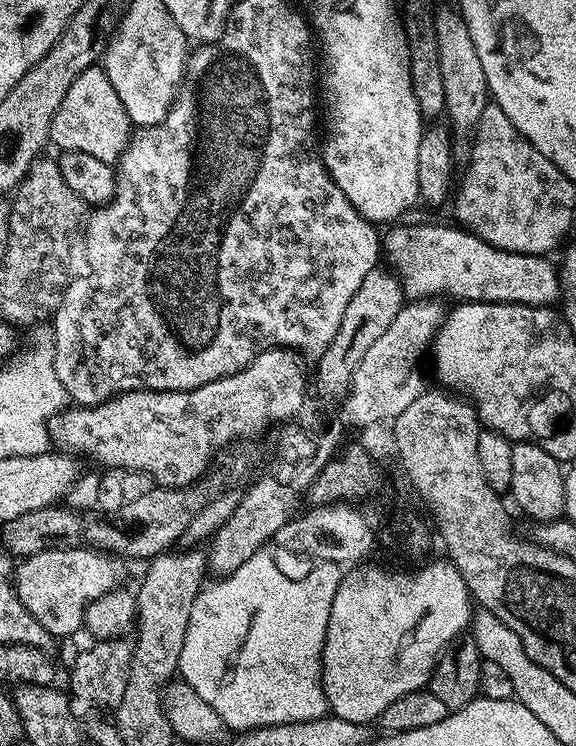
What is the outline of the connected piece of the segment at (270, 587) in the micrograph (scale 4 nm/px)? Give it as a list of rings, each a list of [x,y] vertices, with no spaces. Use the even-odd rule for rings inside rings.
[[[257,554],[246,558],[246,562],[242,562],[242,566],[238,566],[238,570],[212,582],[216,584],[210,585],[211,583],[209,583],[198,594],[198,598],[190,610],[190,626],[186,630],[186,642],[182,646],[179,679],[185,680],[198,693],[198,698],[202,698],[202,702],[212,706],[217,712],[218,718],[225,720],[227,727],[232,730],[251,730],[275,724],[310,722],[322,718],[329,711],[328,699],[322,686],[322,650],[326,642],[326,626],[330,622],[330,606],[334,606],[334,594],[338,594],[342,575],[341,565],[316,562],[311,565],[312,572],[305,574],[304,580],[287,580],[280,573],[279,566],[272,564],[271,558],[264,555]]]

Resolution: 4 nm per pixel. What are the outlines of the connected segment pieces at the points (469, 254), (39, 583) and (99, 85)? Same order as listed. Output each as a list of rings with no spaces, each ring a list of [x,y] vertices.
[[[416,224],[413,228],[392,226],[383,233],[382,252],[392,265],[391,271],[400,282],[409,301],[453,296],[459,302],[474,304],[535,304],[552,306],[560,300],[560,273],[551,259],[543,256],[520,256],[517,252],[504,252],[479,240],[463,227],[447,228],[444,224]]]
[[[91,546],[42,550],[42,554],[23,557],[15,565],[16,597],[53,638],[72,636],[84,628],[84,611],[88,605],[102,598],[102,594],[121,587],[124,567],[123,559]]]
[[[100,66],[82,70],[79,76],[73,78],[72,85],[66,90],[58,110],[52,115],[52,121],[48,124],[49,141],[53,145],[56,143],[61,153],[82,151],[85,154],[90,154],[91,157],[98,158],[101,162],[111,165],[115,165],[119,161],[120,156],[126,150],[128,141],[132,138],[133,131],[134,125],[122,106],[122,98],[118,98],[114,86],[110,86],[108,76],[105,74],[103,67]]]

